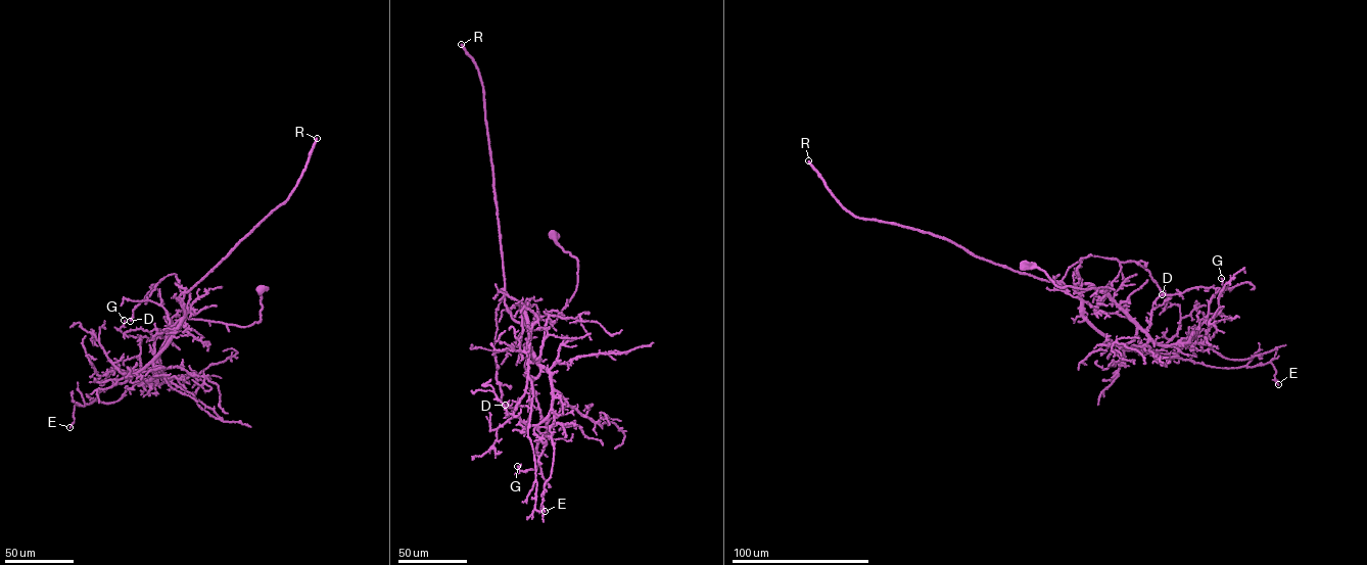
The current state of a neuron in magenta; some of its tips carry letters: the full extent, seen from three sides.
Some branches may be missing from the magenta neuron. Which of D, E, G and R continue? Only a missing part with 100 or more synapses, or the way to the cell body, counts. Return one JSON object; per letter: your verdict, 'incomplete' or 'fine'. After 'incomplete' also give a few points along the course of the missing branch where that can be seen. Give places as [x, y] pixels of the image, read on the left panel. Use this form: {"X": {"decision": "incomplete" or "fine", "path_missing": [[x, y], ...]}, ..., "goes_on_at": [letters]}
{"D": {"decision": "fine"}, "E": {"decision": "fine"}, "G": {"decision": "fine"}, "R": {"decision": "incomplete"}, "goes_on_at": ["R"]}

